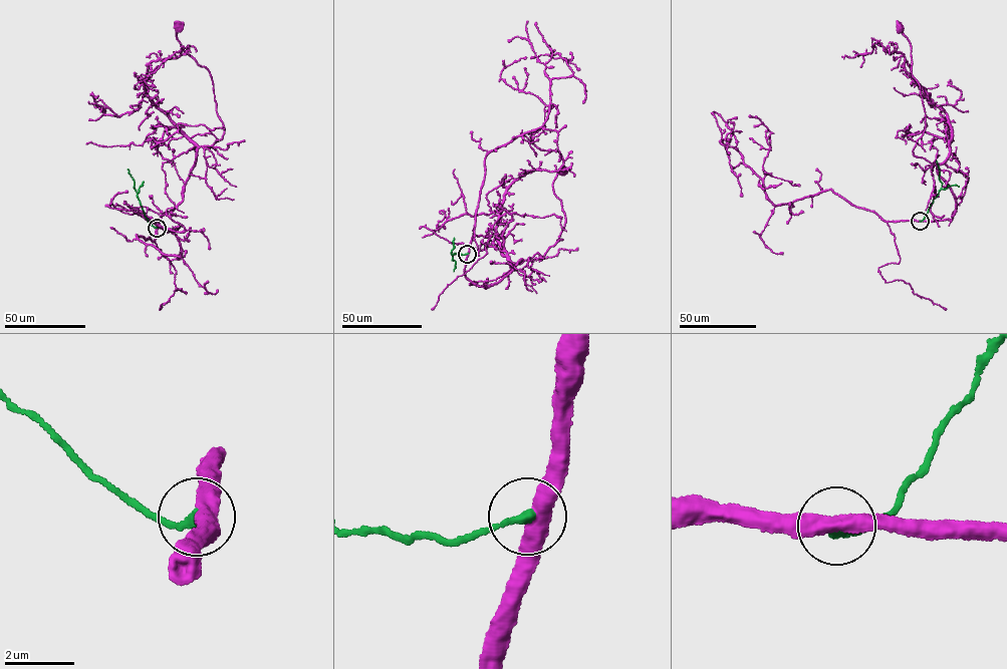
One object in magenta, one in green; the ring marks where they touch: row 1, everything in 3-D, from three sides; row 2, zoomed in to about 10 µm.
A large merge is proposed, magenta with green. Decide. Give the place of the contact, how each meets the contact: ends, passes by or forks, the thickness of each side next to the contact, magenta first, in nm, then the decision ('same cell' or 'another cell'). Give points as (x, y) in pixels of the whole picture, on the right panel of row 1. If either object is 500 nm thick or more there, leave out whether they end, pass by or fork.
place (920, 221); magenta passes by; green ends; calibres 460 and 280 nm; another cell

